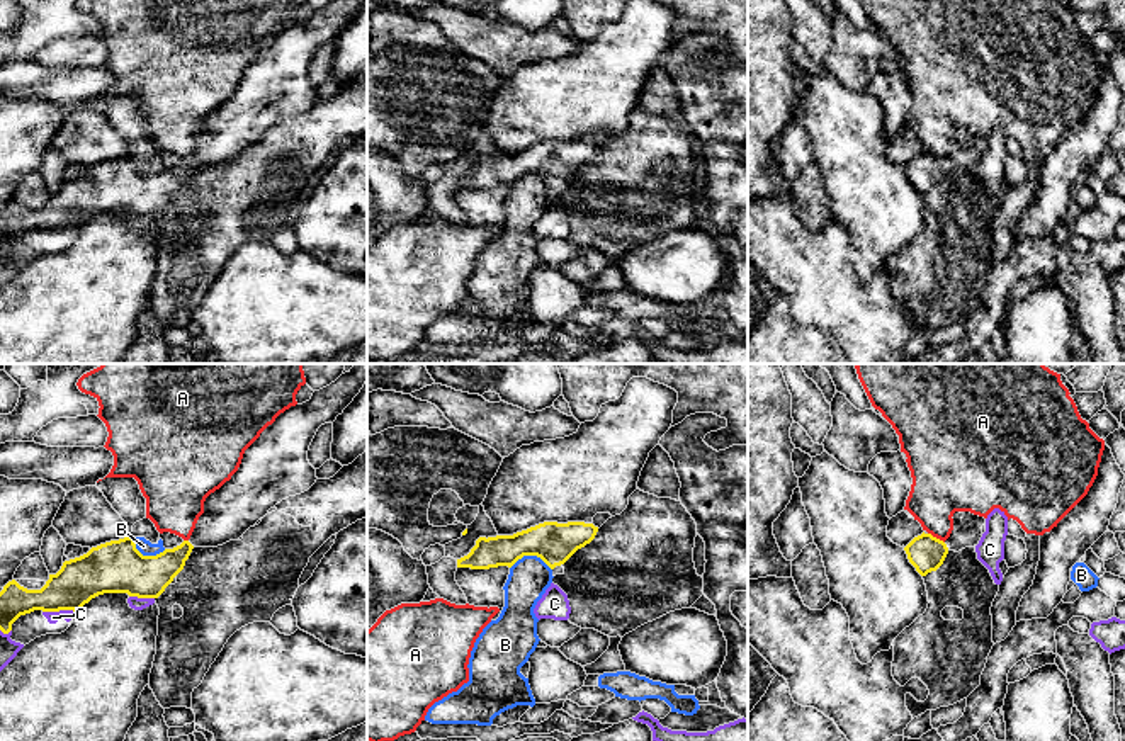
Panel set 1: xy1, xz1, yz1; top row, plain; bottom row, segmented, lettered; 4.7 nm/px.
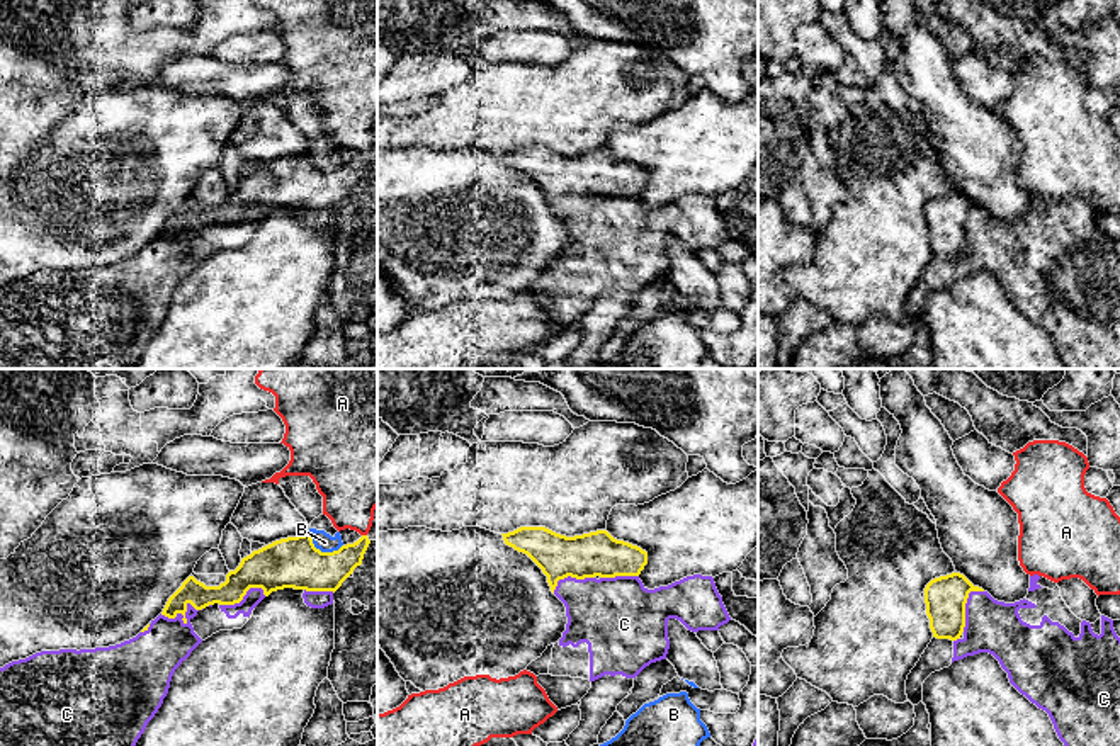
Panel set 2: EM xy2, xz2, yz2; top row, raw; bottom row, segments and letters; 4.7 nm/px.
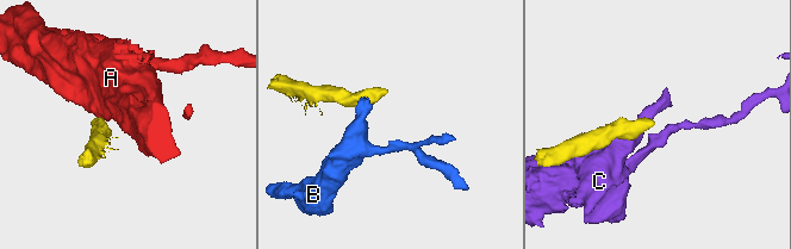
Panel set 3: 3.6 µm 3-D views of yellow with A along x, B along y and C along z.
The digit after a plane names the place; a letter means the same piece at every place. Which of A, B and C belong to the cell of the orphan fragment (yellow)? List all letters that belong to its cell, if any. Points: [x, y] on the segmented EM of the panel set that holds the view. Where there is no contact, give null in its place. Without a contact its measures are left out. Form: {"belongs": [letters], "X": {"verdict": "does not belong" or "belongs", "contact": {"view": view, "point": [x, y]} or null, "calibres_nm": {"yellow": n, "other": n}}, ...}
{"belongs": [], "A": {"verdict": "does not belong", "contact": {"view": "yz1", "point": [935, 537]}, "calibres_nm": {"yellow": 170, "other": 280}}, "B": {"verdict": "does not belong", "contact": {"view": "xy2", "point": [320, 551]}, "calibres_nm": {"yellow": 240, "other": 90}}, "C": {"verdict": "does not belong", "contact": {"view": "xy2", "point": [181, 612]}, "calibres_nm": {"yellow": 120, "other": 240}}}

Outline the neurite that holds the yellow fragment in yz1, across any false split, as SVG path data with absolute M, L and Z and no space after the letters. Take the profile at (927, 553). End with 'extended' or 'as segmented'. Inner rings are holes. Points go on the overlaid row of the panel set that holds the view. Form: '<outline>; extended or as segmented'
M955 512L952 518L953 530L945 542L923 532L904 547L909 563L921 576L936 571L950 551L958 552L979 544L982 525L986 523L984 517L970 512Z; extended

